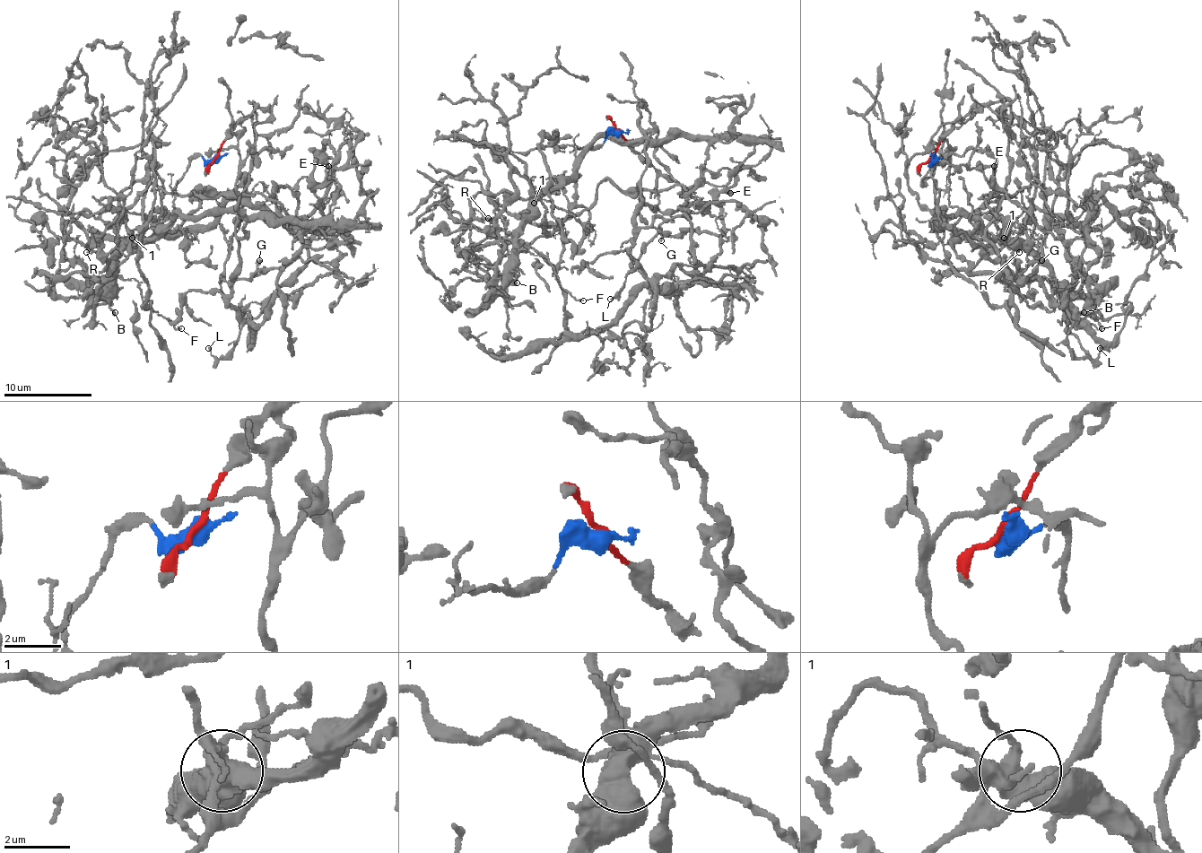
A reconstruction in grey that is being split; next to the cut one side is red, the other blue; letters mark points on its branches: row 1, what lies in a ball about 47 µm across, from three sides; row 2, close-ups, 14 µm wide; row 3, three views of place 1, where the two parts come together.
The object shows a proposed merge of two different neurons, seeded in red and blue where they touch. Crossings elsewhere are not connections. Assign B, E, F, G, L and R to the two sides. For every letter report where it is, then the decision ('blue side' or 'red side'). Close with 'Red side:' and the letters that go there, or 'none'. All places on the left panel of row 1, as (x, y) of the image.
B: (115, 312) | blue side
E: (328, 166) | red side
F: (181, 328) | blue side
G: (259, 260) | red side
L: (208, 348) | red side
R: (86, 252) | blue side
Red side: E, G, L

